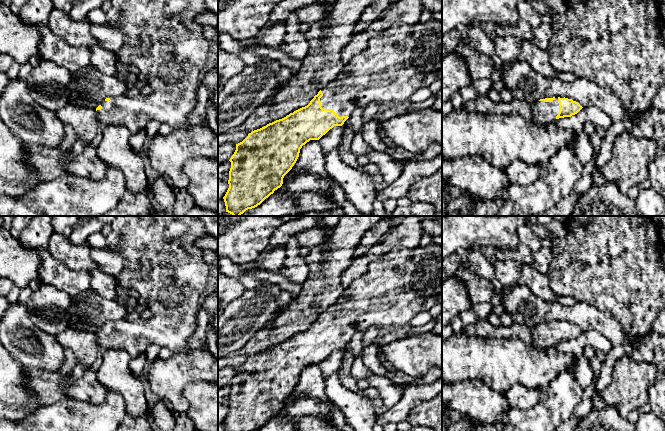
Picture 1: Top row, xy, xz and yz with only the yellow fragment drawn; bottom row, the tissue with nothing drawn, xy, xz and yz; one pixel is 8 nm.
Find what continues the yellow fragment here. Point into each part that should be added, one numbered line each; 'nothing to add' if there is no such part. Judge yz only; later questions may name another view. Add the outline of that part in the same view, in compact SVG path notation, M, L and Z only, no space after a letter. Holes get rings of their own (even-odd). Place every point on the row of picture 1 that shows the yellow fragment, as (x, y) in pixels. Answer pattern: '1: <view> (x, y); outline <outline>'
1: yz (544, 113); outline M555 97L551 102L537 101L530 105L534 122L538 125L548 125L557 120L556 116L559 113L558 97Z

